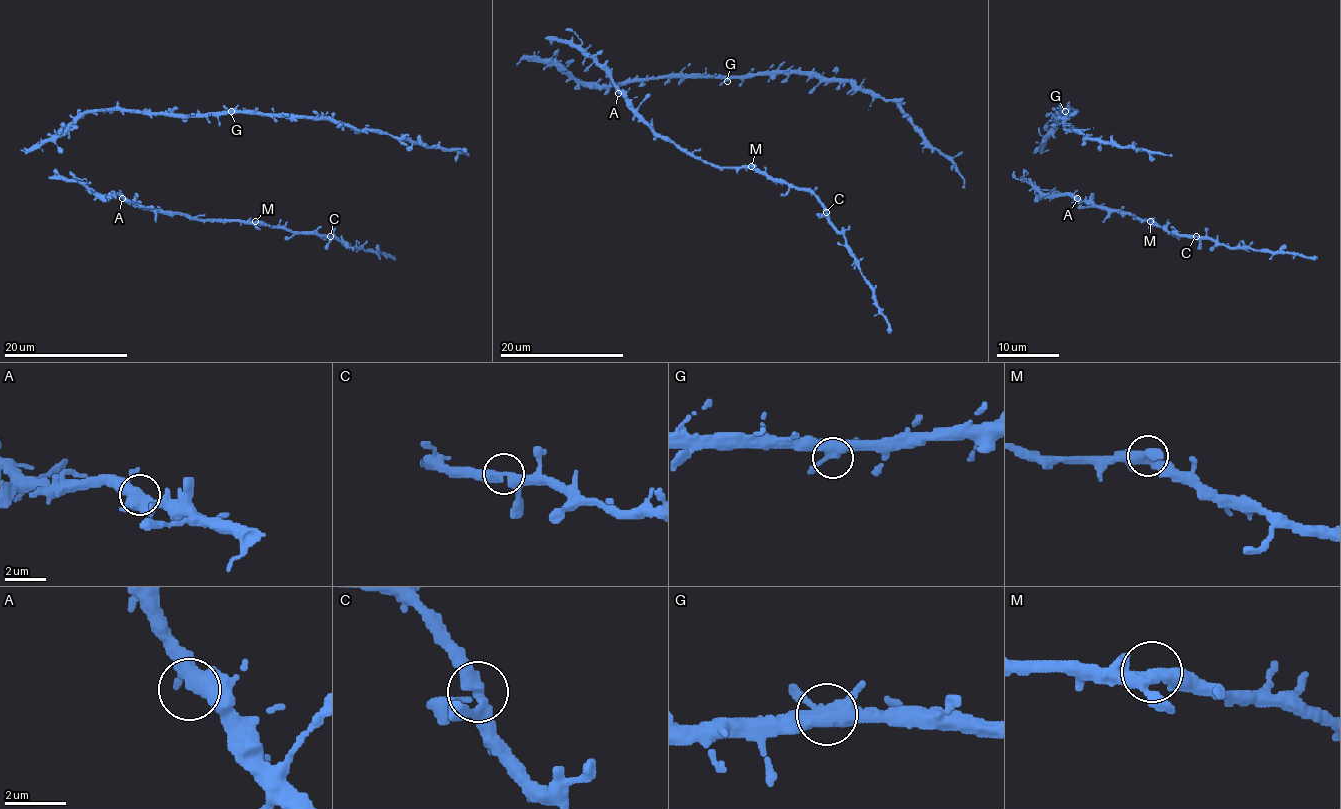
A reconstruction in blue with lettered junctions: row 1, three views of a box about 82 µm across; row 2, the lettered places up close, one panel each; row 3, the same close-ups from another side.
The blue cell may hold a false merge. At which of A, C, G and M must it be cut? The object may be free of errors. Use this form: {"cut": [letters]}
{"cut": []}

